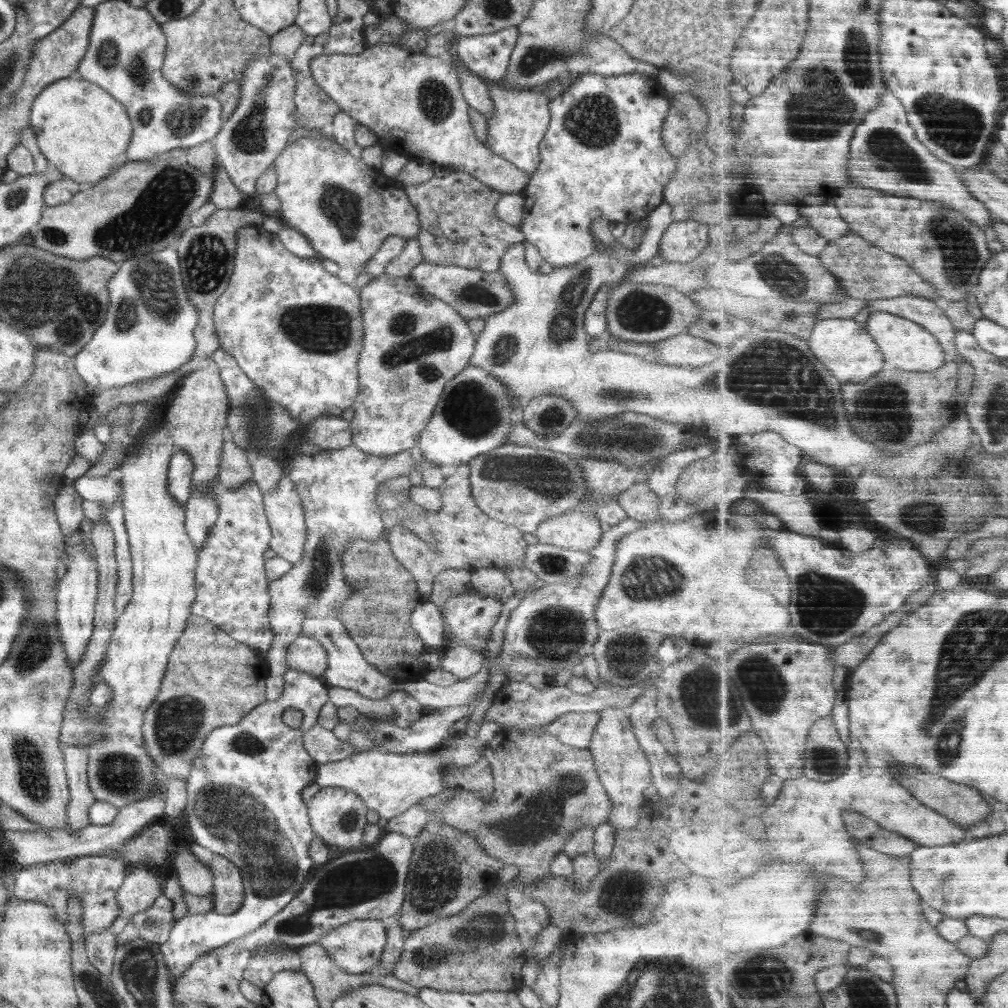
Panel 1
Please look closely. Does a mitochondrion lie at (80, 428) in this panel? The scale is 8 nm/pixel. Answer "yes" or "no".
no

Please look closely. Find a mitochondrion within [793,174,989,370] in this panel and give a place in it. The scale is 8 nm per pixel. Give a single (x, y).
(959, 249)

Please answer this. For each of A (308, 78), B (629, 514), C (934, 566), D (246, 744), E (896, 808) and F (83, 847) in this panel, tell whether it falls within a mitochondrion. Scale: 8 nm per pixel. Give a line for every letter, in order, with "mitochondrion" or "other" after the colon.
A: other
B: other
C: other
D: mitochondrion
E: other
F: other

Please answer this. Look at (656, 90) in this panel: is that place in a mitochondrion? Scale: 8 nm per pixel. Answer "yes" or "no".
no

